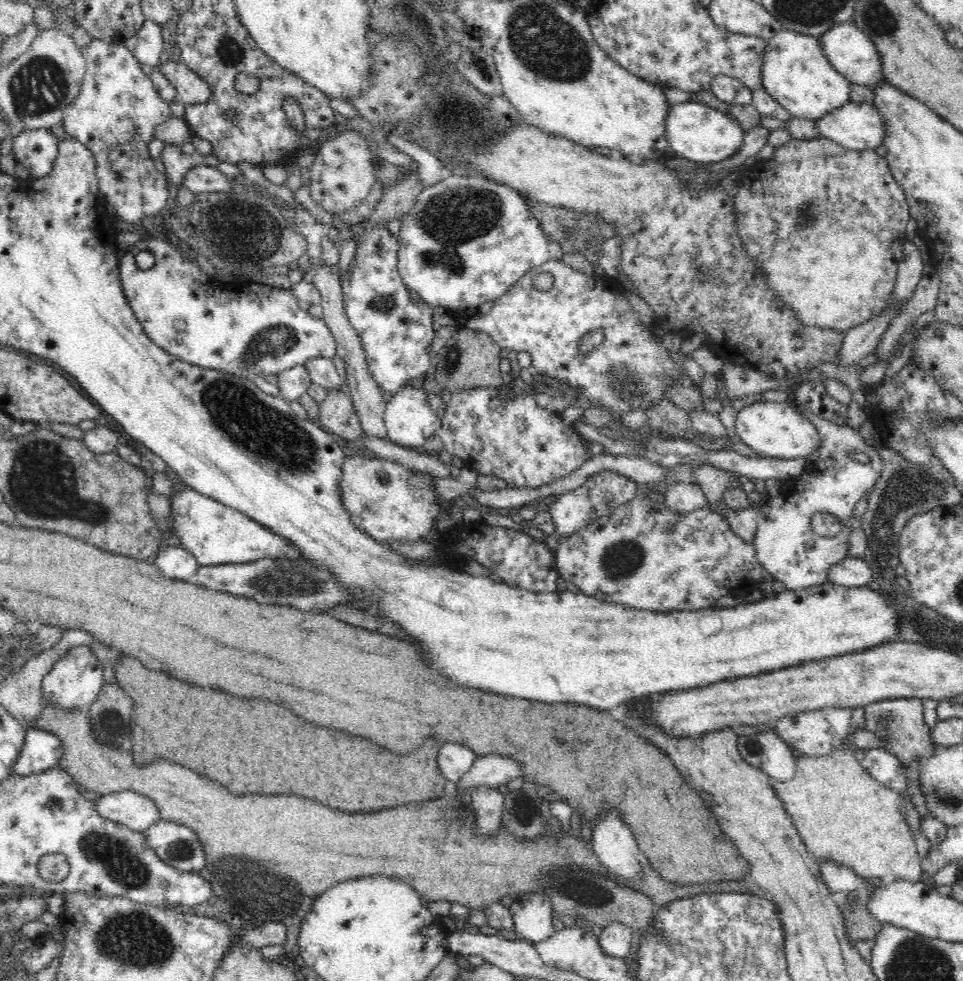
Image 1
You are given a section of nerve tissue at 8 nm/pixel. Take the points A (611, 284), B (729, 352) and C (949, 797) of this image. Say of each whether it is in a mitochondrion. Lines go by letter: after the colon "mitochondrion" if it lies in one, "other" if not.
A: other
B: other
C: mitochondrion

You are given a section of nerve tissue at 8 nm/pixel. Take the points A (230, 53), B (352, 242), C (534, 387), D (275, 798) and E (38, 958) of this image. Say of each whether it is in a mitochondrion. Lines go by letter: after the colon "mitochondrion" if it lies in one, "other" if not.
A: mitochondrion
B: other
C: other
D: other
E: other

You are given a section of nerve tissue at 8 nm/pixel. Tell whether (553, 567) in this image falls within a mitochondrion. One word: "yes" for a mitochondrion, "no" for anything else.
no

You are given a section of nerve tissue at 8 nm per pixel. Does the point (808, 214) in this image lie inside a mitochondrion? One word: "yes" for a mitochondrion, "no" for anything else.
yes

